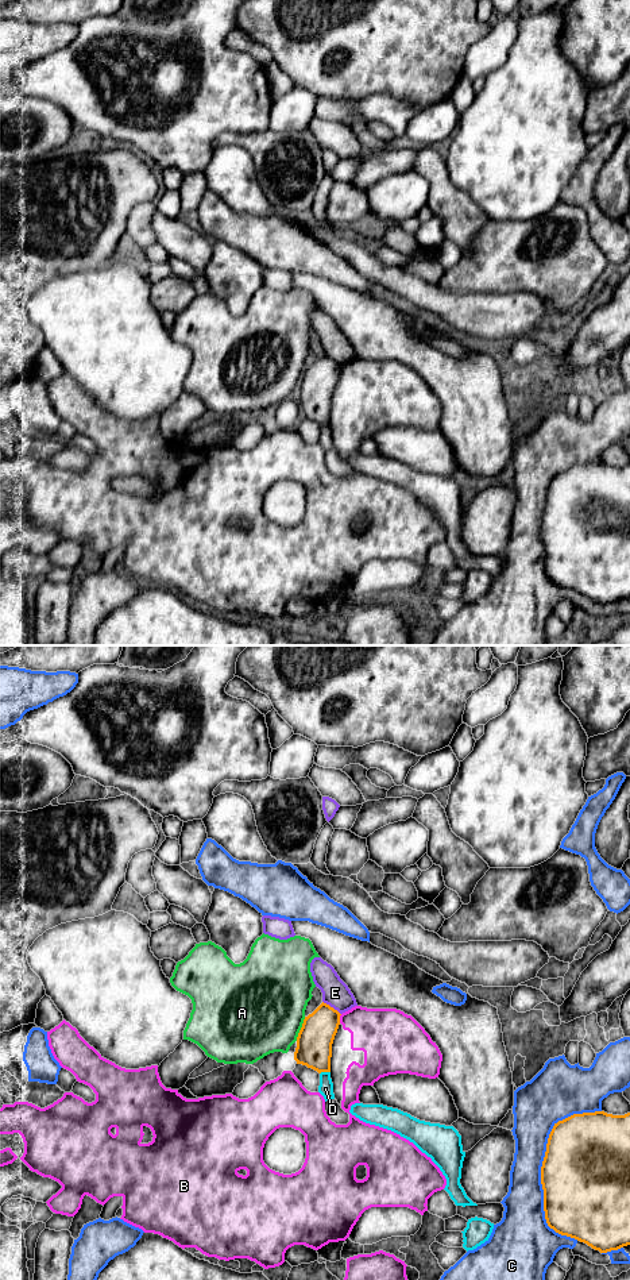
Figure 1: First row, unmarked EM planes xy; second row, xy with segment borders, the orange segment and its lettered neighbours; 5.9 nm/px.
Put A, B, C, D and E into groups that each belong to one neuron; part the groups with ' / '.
A / B / C / D / E

